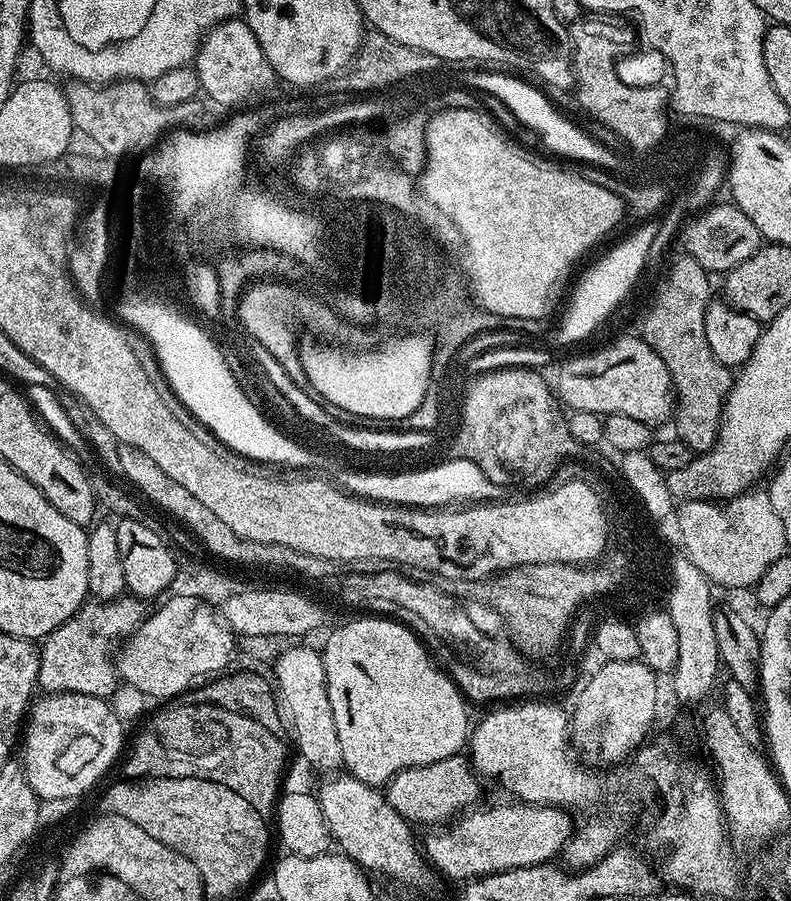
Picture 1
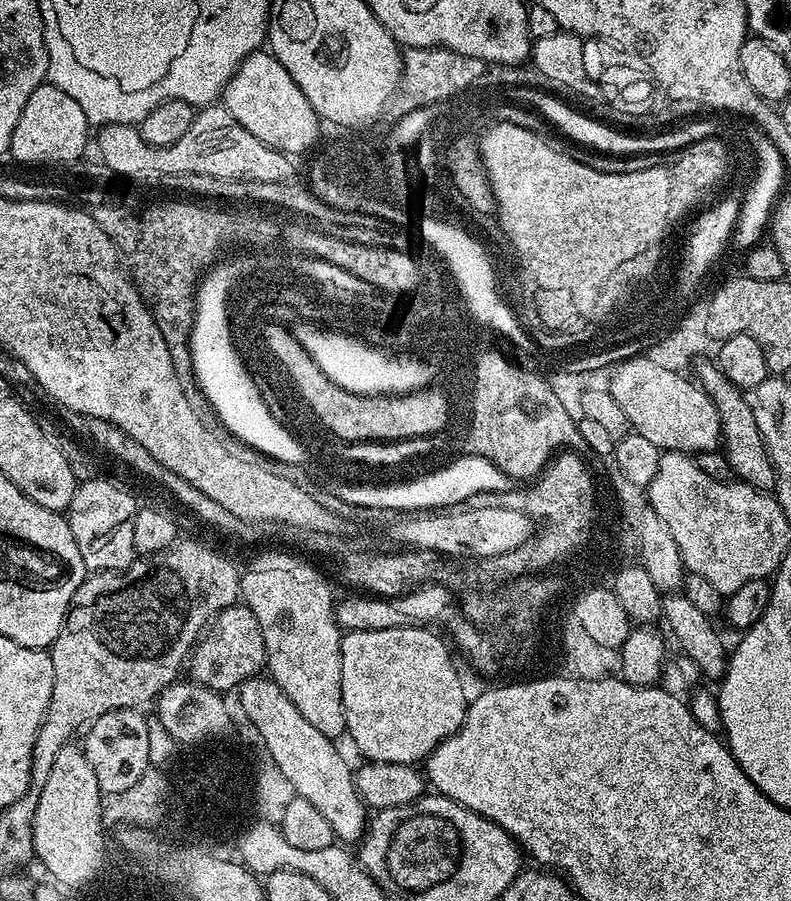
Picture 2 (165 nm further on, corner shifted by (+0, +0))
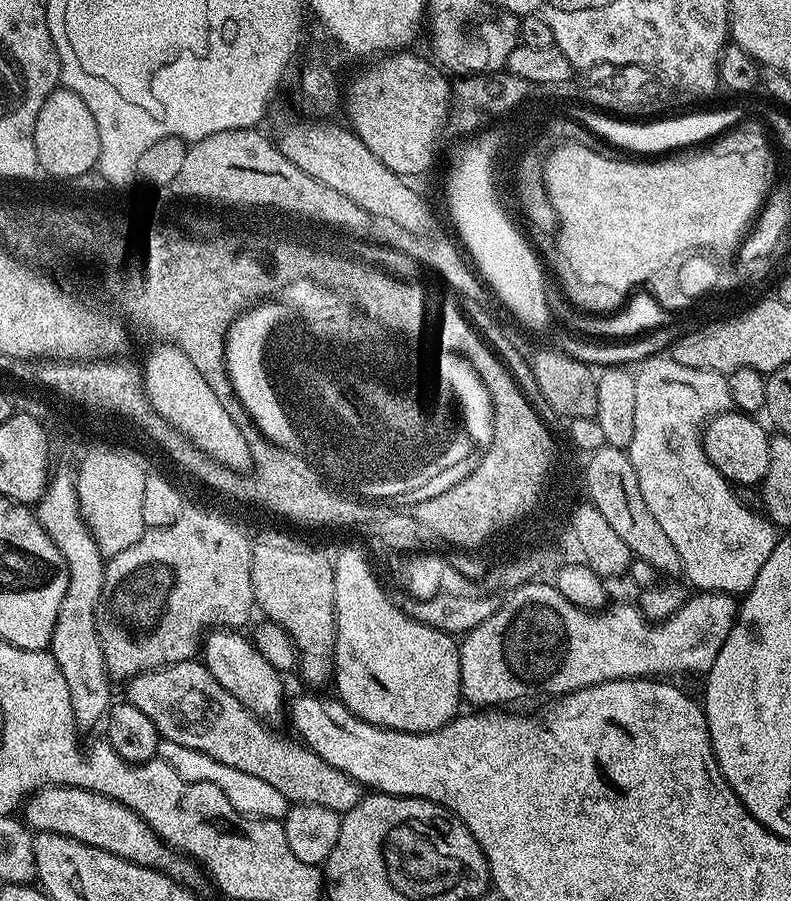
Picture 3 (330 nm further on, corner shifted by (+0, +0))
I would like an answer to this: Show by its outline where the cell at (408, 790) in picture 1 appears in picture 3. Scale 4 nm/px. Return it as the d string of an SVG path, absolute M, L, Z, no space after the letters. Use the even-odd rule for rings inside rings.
M199 659L183 660L164 668L143 672L127 681L126 688L127 703L142 710L142 714L146 714L146 718L154 722L157 733L163 739L178 742L178 746L190 746L190 750L198 750L226 766L242 770L244 774L254 774L256 778L262 778L262 782L270 782L270 786L274 786L274 790L278 790L278 794L285 796L292 804L326 806L326 810L343 814L349 812L362 799L362 785L357 780L352 780L342 774L342 770L318 758L318 754L304 747L303 743L279 736L276 730L265 721L259 720L249 708L242 706L242 702L238 702L234 694L222 690L222 686L218 686L218 678L214 678L214 674L210 674L208 667Z

